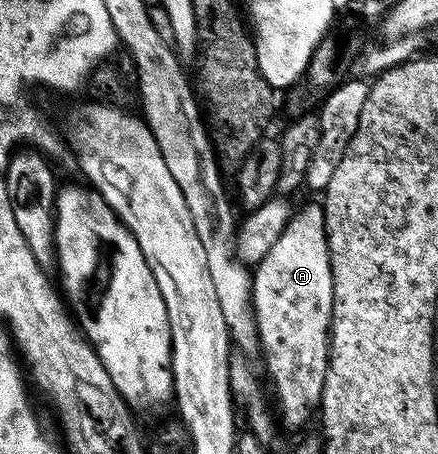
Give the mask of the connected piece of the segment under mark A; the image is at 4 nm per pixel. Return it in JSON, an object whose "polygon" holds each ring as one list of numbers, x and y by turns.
{"polygon":[[320,204,305,205,301,210,294,212,290,216,289,221,283,227,282,234,279,235,271,249,267,251,262,261,257,263,251,273,253,282,253,315,257,324,257,340,259,342,260,352,265,352,265,369,269,372,268,384,279,385,279,387,287,387,287,401,295,401,295,409,297,403,305,403,305,401,313,401,317,406,321,403,321,392,323,391,323,383,327,375,327,367,329,366,329,325,333,322,333,276,331,275,331,255,329,254,329,240,325,234,325,211]]}

